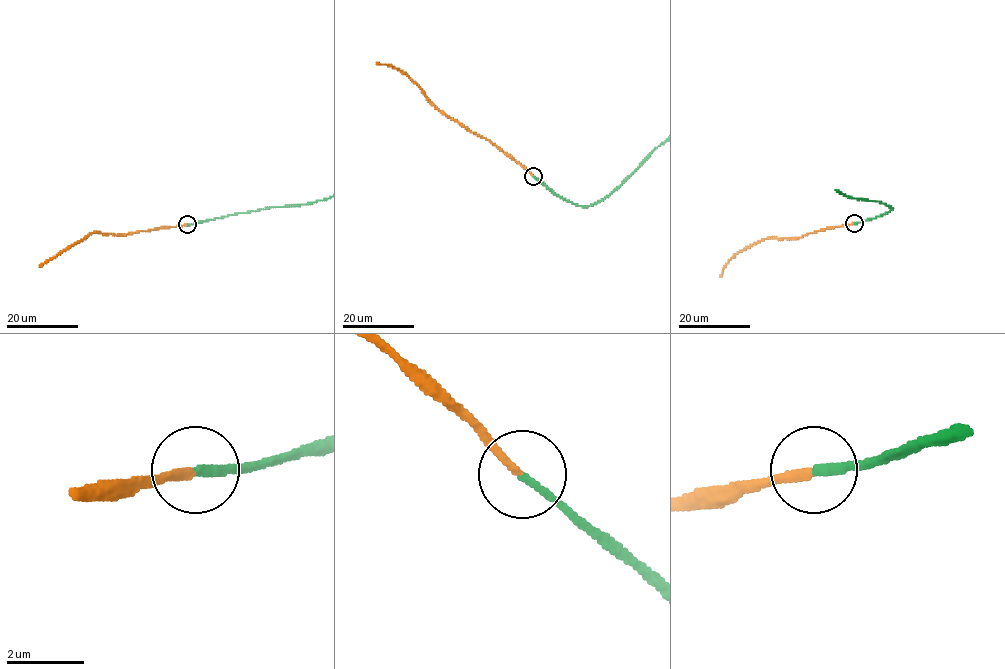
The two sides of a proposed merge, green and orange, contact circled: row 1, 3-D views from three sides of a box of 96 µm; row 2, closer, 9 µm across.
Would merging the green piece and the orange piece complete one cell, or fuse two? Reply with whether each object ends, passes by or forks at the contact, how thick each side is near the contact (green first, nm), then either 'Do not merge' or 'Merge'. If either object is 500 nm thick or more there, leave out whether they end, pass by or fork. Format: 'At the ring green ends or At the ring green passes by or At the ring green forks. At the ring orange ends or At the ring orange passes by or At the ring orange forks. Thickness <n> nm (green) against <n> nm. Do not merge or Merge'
At the ring green ends. At the ring orange ends. Thickness 200 nm (green) against 200 nm. Merge

